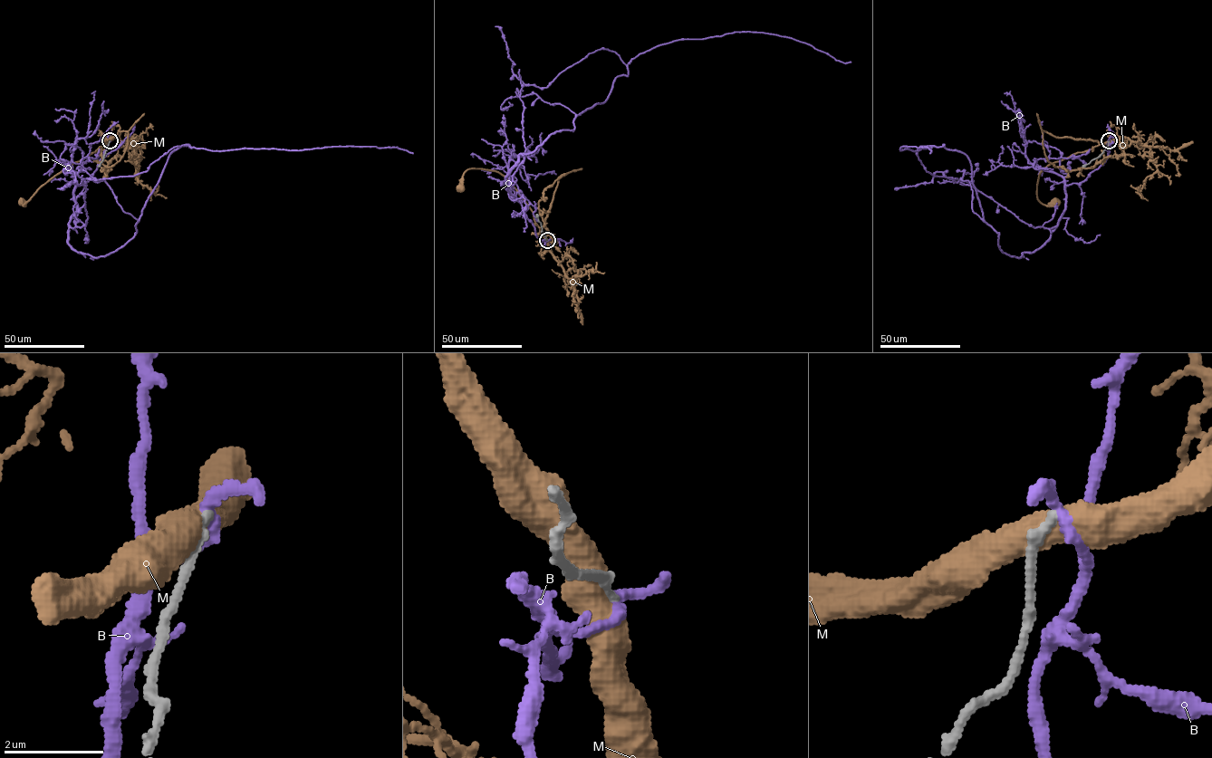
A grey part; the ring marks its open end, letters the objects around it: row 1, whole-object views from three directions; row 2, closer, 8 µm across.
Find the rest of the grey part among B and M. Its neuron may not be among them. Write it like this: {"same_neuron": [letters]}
{"same_neuron": []}

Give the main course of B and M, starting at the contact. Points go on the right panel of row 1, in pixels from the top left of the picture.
B: (1109, 140), (1105, 162), (1065, 186), (1051, 237), (1020, 257), (984, 219), (968, 158), (929, 153)
M: (1108, 141), (1049, 164), (1040, 173), (1037, 198), (1048, 206), (1056, 202)

